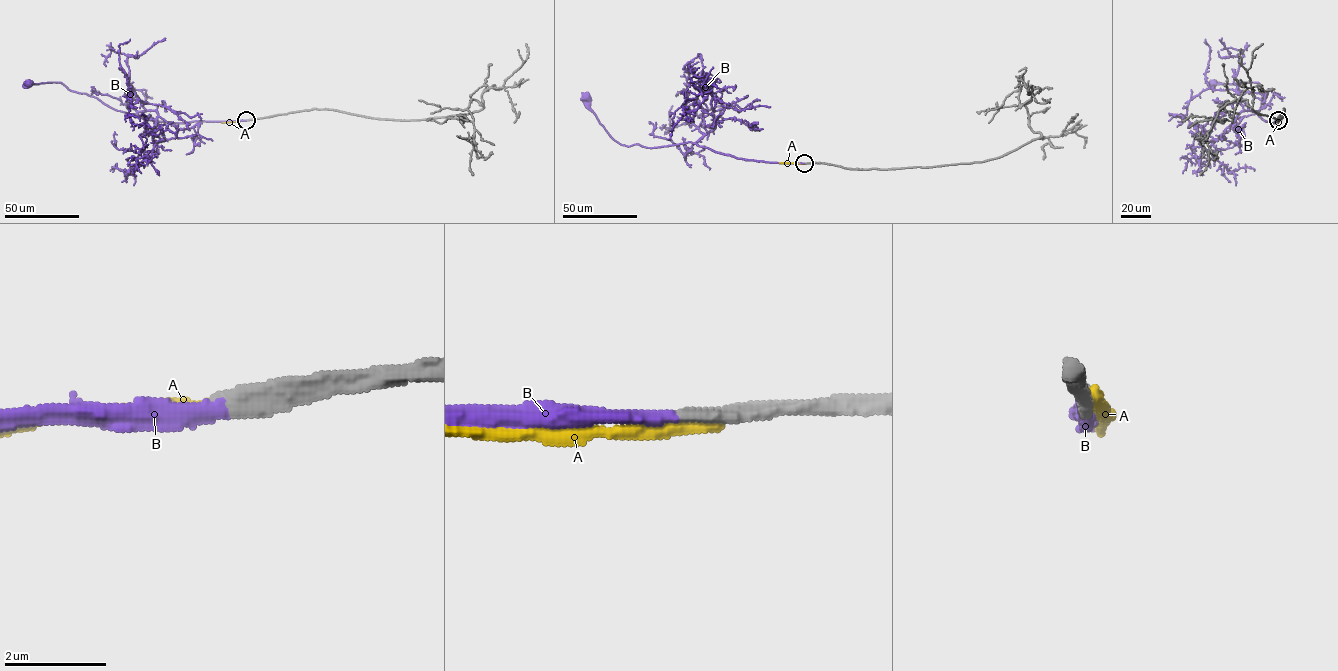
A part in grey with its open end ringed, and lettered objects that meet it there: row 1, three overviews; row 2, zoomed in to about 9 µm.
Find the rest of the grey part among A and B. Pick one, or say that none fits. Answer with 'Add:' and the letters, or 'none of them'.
Add: B

